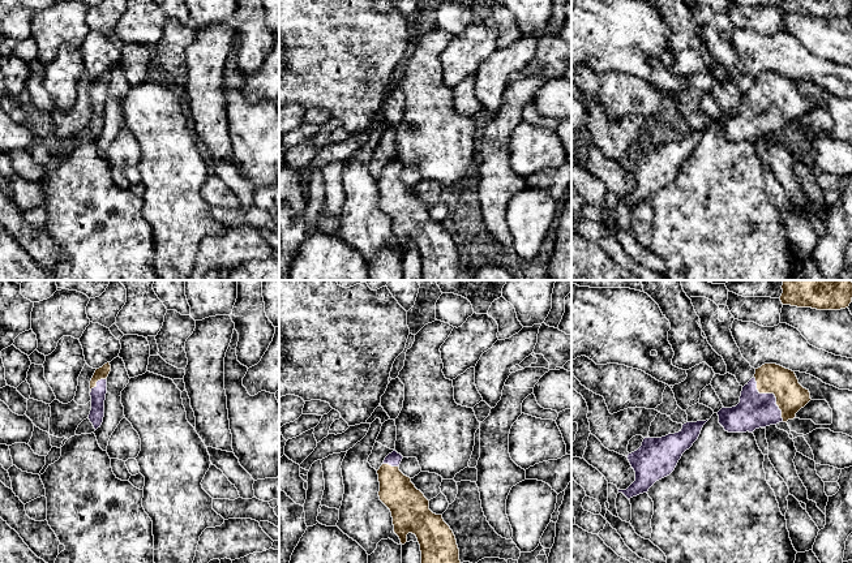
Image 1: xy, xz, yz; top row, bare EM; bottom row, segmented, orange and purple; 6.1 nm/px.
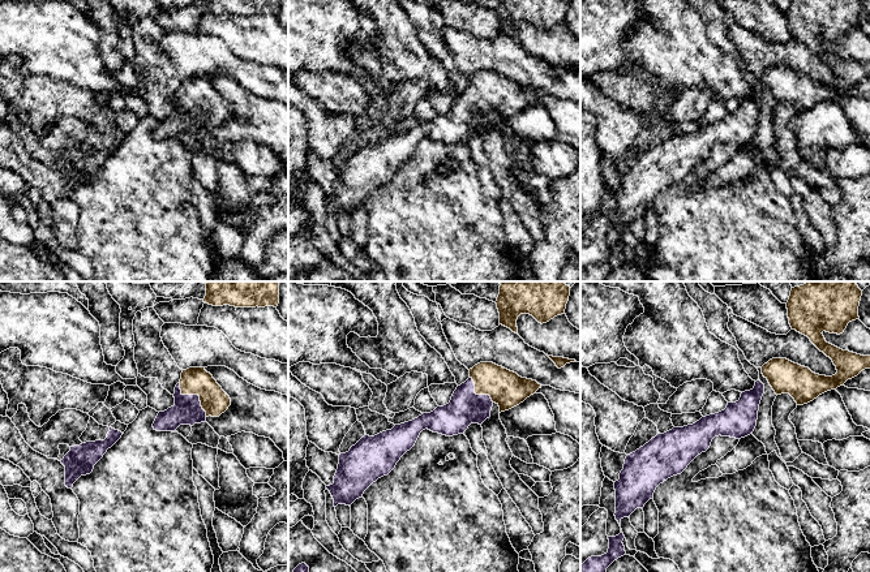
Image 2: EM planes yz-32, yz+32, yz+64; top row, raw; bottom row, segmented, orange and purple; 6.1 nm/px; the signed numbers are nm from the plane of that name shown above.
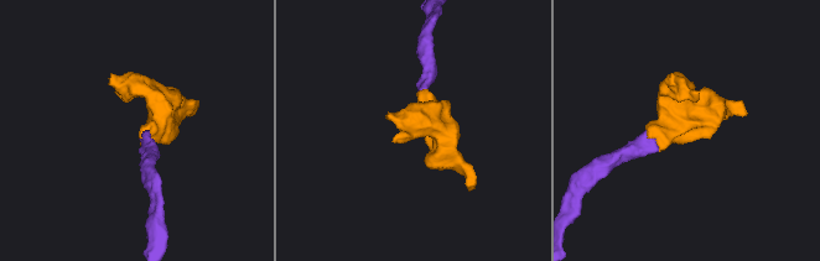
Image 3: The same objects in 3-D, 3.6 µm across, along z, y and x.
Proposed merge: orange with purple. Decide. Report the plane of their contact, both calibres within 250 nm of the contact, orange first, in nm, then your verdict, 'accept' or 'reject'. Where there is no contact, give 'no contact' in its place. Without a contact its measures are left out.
contact in yz; calibres 190 and 220 nm; accept

